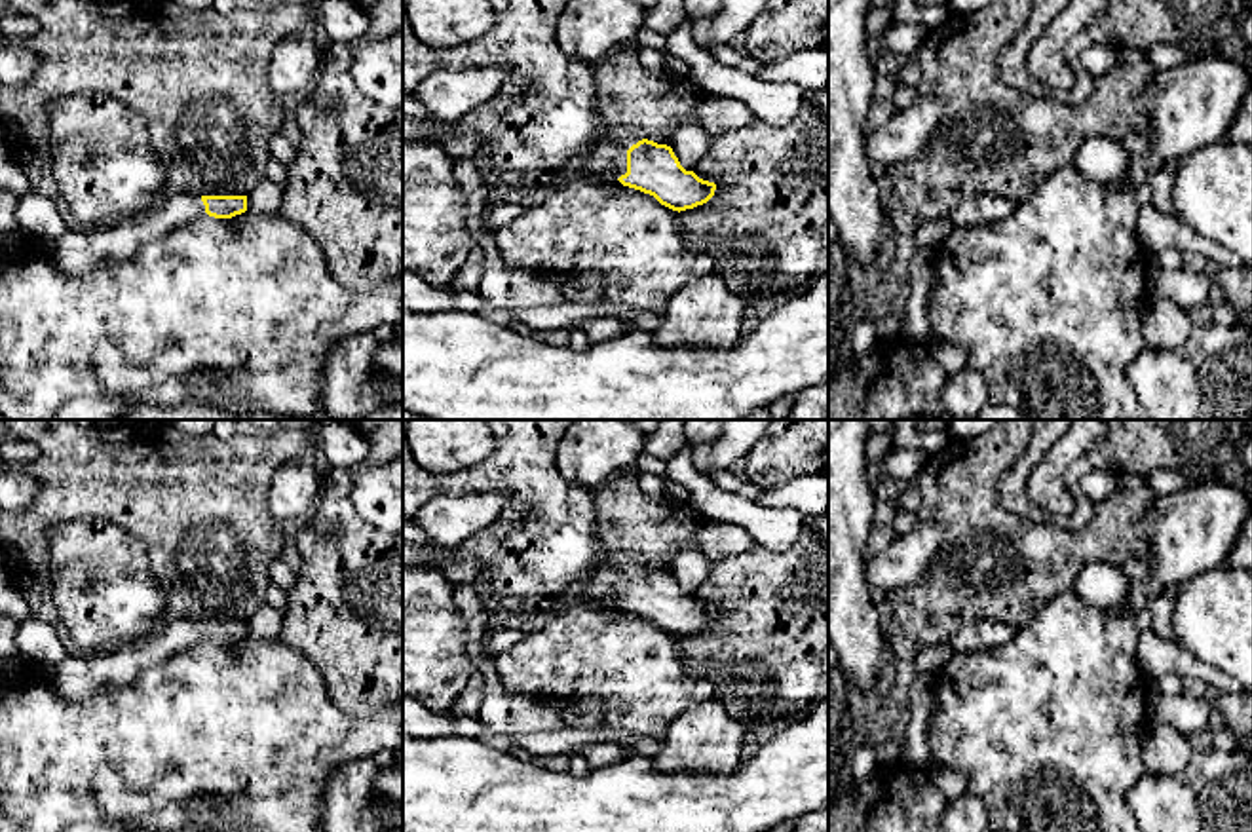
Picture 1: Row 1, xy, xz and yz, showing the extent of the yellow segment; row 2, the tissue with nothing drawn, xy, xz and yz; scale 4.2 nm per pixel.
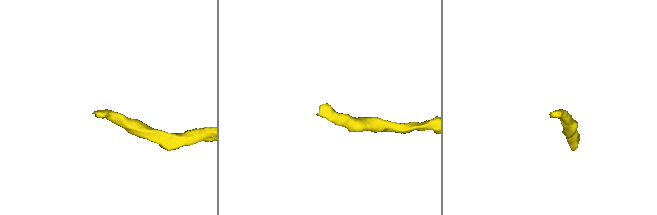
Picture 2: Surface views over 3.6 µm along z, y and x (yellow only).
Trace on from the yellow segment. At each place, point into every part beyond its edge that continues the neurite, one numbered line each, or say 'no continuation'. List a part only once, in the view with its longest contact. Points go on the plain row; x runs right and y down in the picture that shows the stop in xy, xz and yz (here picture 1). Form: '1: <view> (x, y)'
1: xz (608, 580)

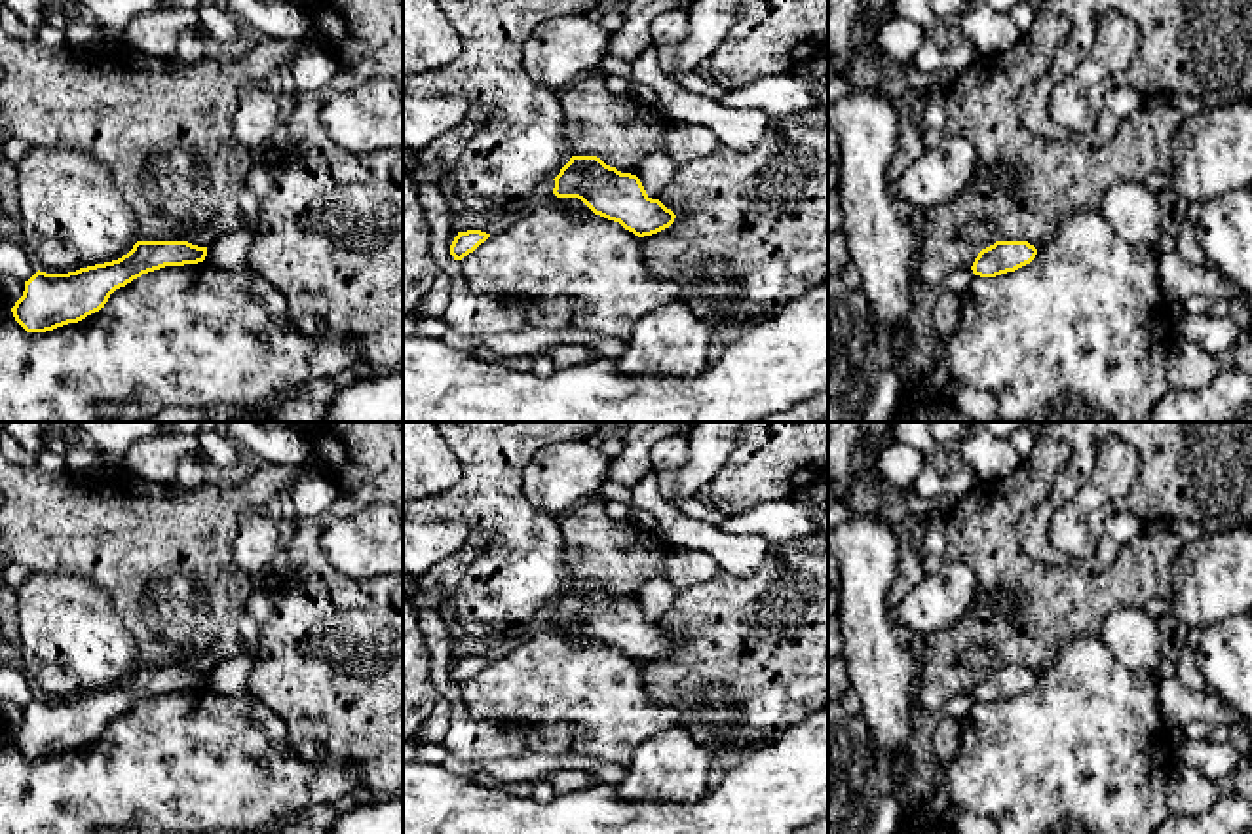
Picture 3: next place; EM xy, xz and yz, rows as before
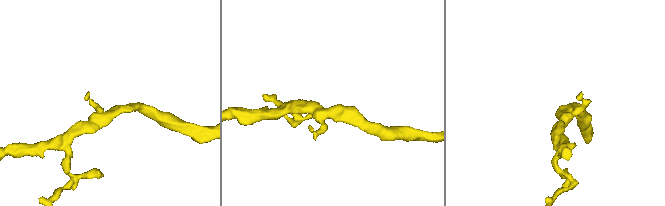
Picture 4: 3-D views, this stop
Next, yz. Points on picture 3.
no continuation

